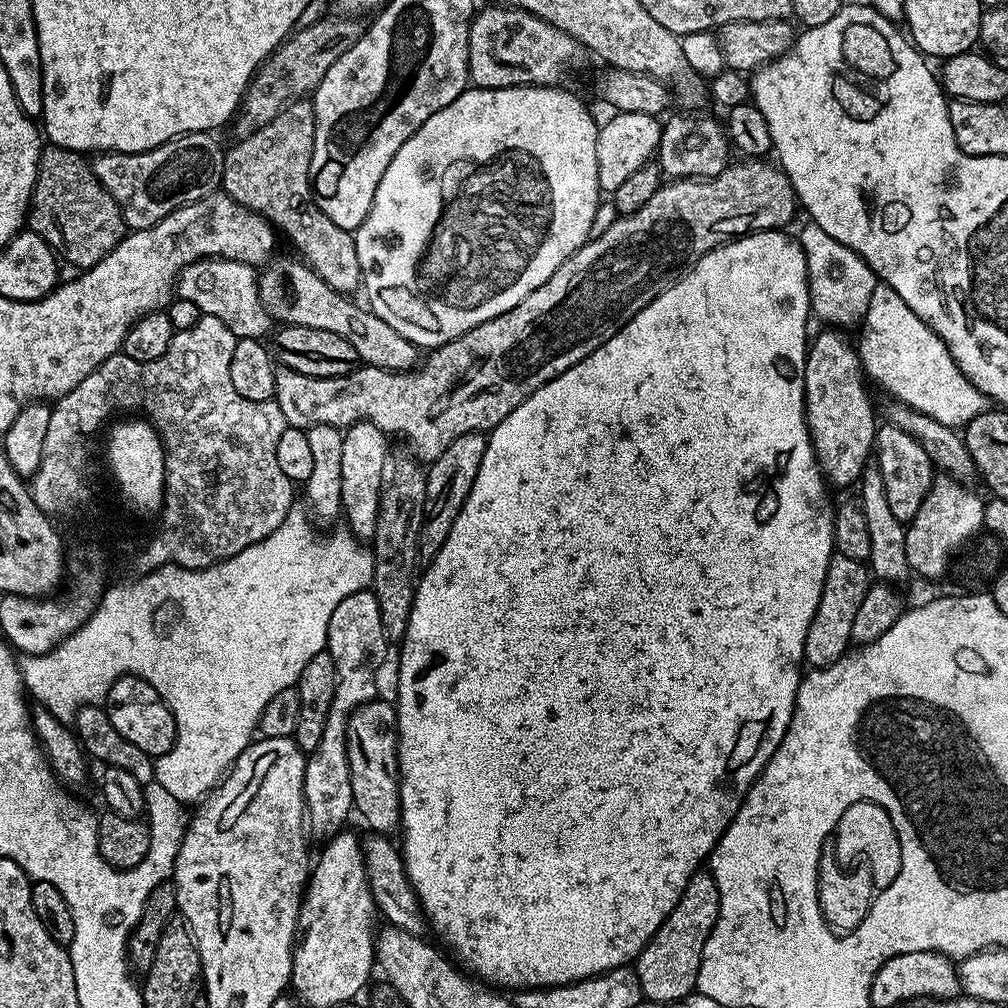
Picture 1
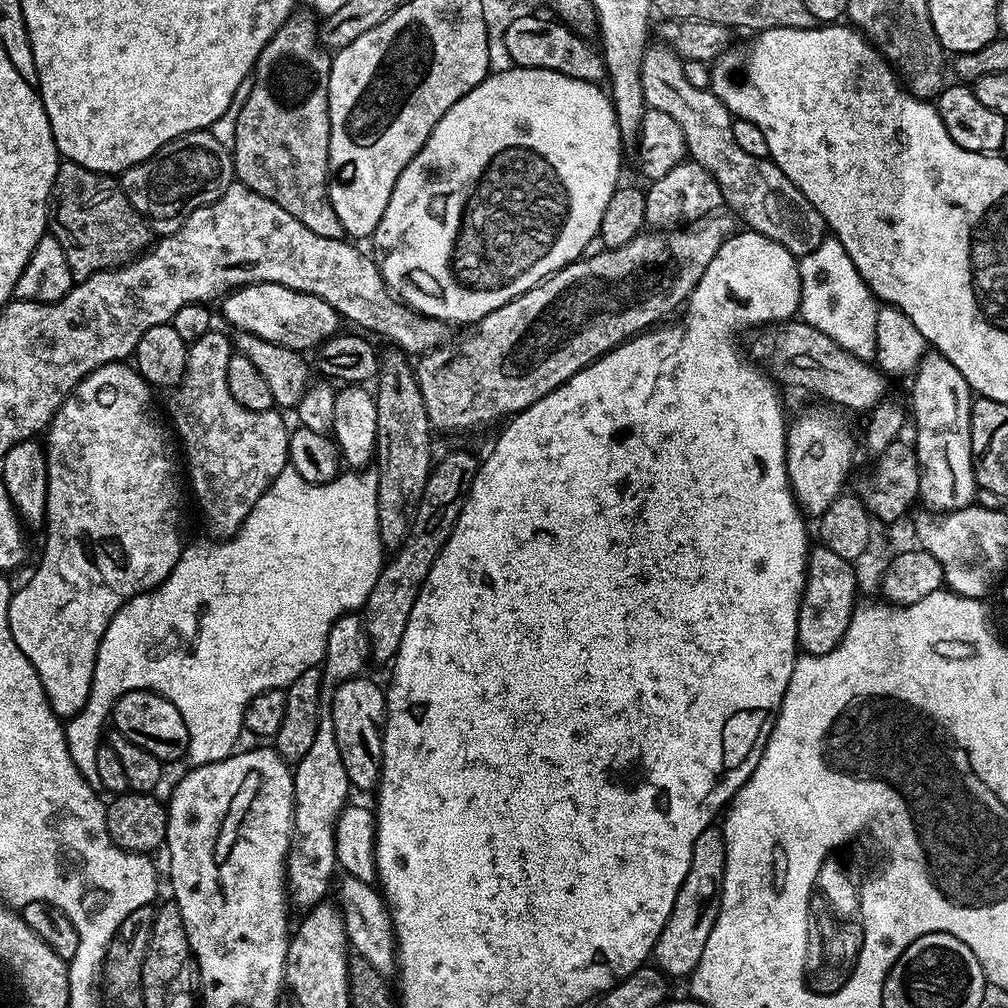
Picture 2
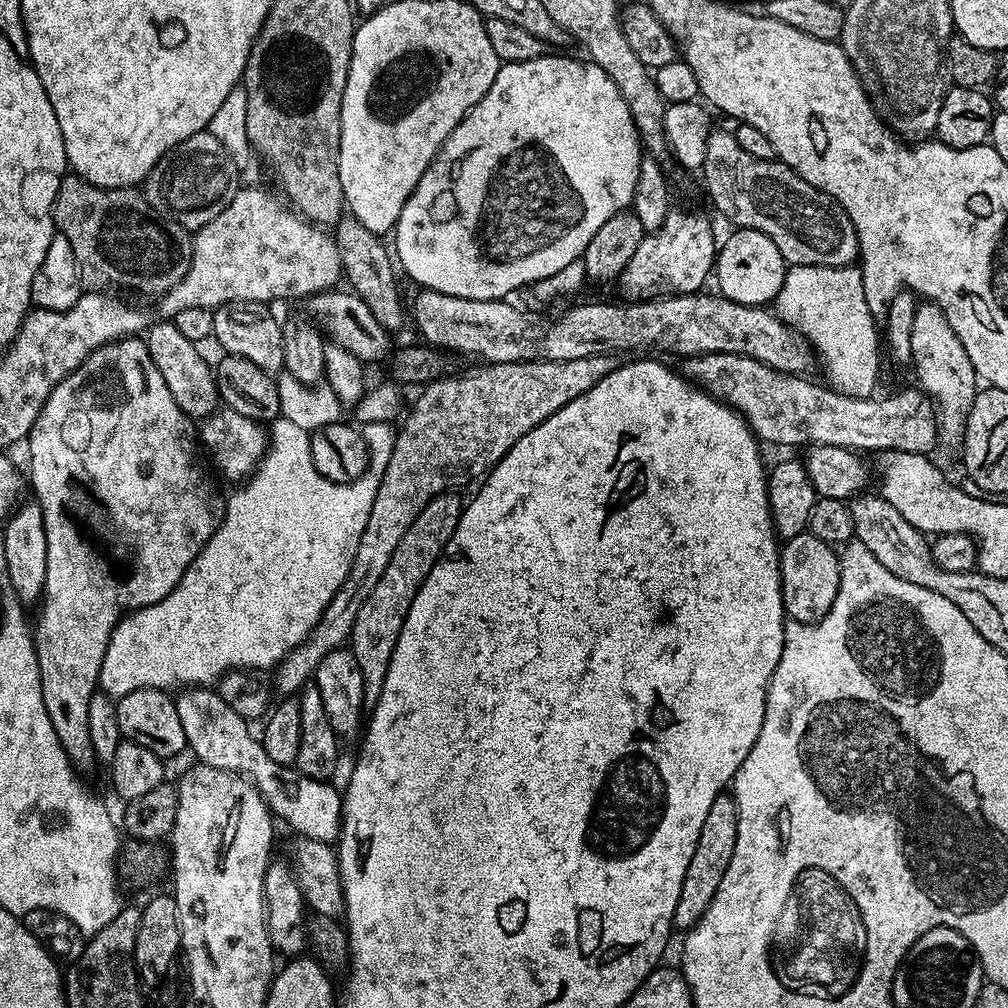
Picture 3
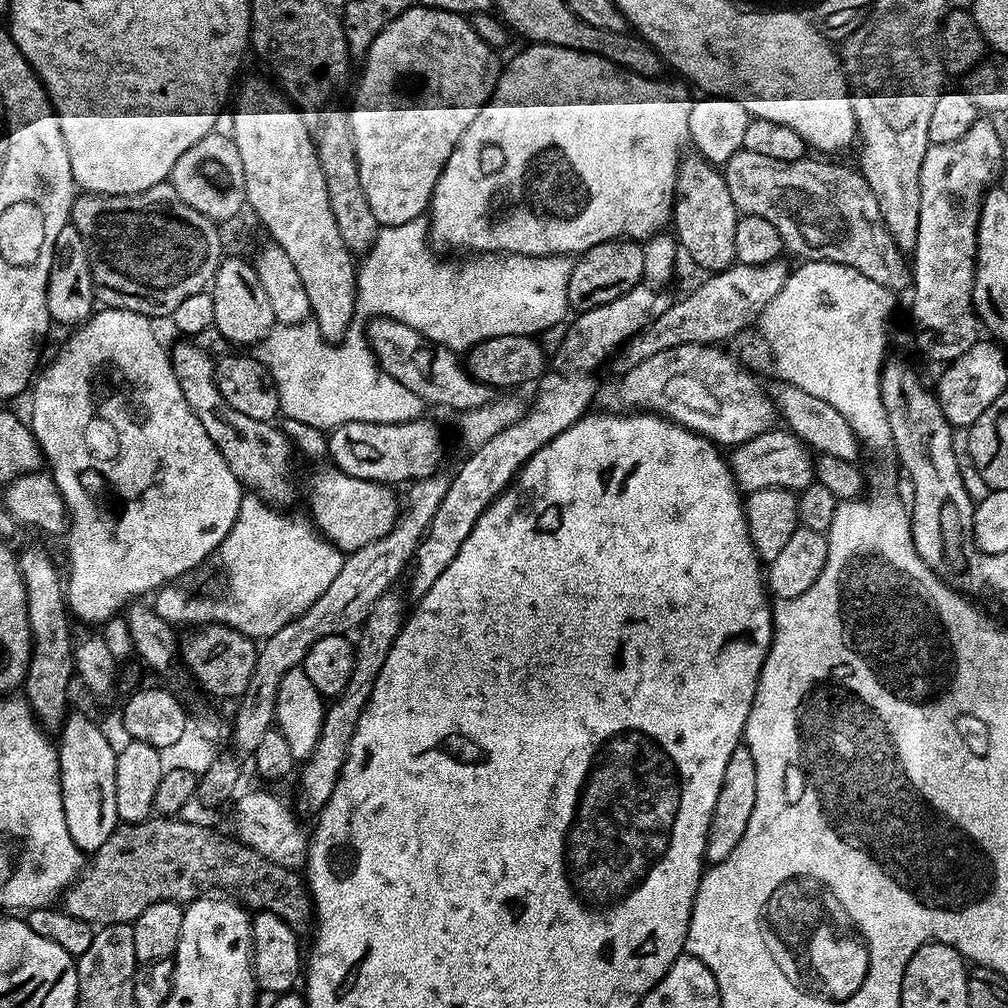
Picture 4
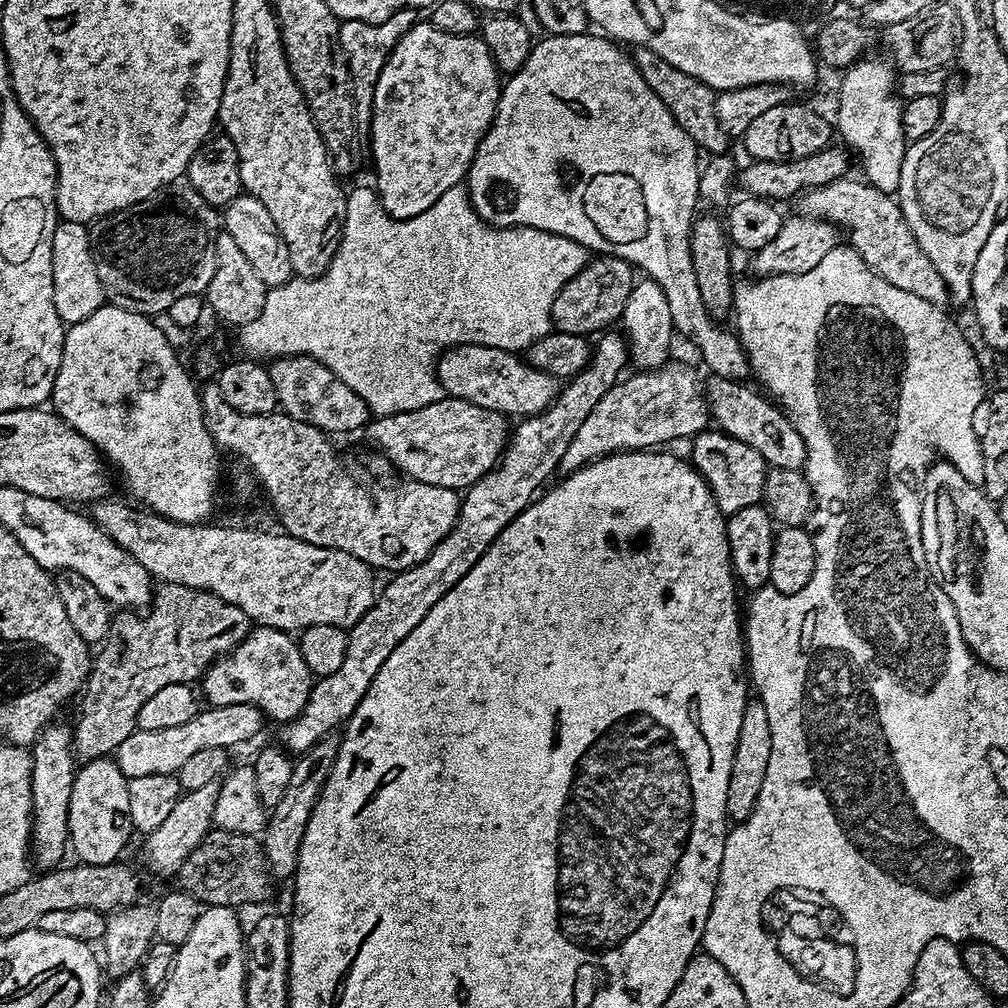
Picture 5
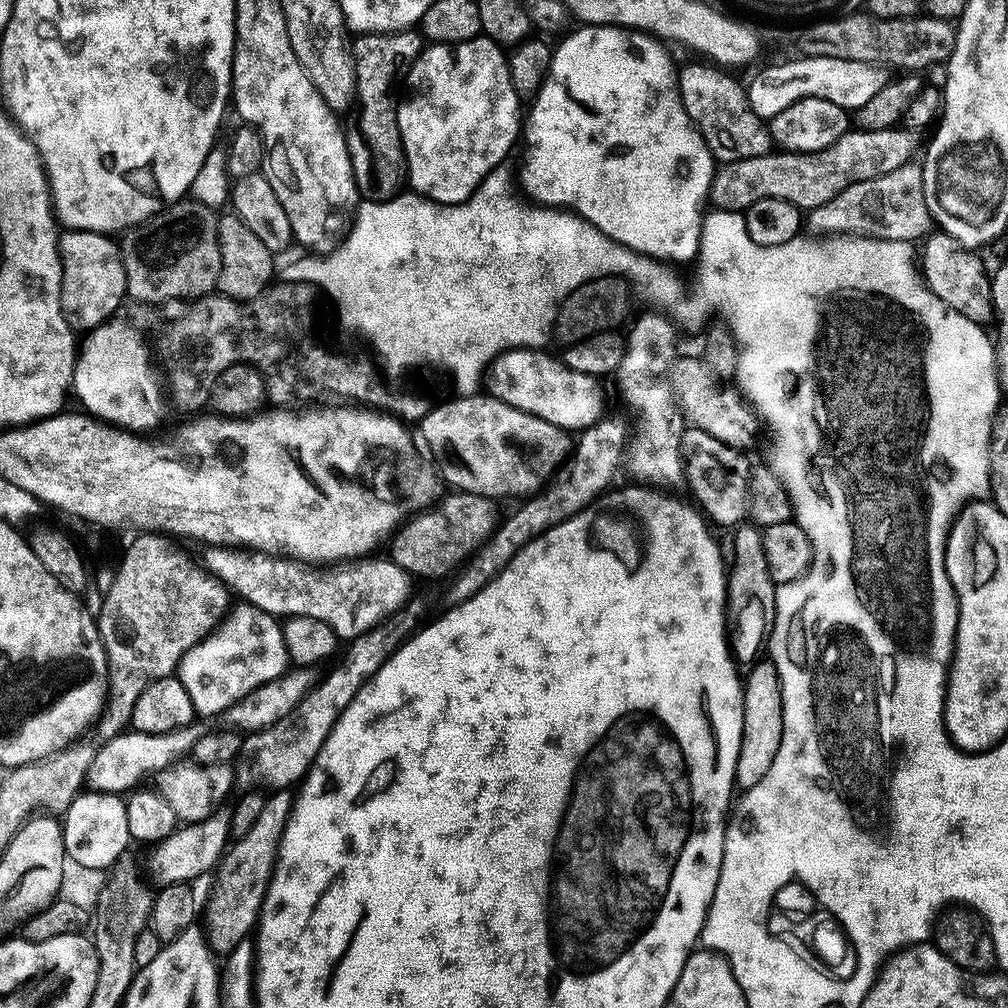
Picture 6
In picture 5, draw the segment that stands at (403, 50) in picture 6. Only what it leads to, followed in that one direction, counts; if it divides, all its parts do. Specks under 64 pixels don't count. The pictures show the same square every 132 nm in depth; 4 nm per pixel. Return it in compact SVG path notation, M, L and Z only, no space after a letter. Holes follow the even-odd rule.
M404 8L384 20L381 24L346 20L340 25L342 50L348 59L348 73L352 79L352 103L356 105L356 119L371 121L374 116L374 105L377 103L376 87L378 78L386 66L388 56L396 49L396 43L417 24L418 16L413 9Z

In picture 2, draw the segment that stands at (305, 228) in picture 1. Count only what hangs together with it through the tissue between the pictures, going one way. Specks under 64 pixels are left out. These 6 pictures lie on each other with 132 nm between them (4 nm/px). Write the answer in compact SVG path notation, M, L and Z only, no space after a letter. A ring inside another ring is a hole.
M300 10L288 17L256 60L256 67L250 77L248 97L239 105L236 129L232 132L230 148L234 165L234 176L250 190L278 202L286 214L294 214L302 226L322 234L322 238L345 239L346 233L334 206L328 197L328 155L330 154L330 70L332 56L329 49L320 42L318 24L307 11Z

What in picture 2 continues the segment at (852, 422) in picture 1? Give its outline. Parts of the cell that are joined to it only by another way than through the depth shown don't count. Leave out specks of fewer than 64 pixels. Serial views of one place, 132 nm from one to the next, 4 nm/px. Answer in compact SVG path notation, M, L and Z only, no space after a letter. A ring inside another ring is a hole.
M824 408L804 412L788 426L786 470L792 496L805 517L818 518L826 514L834 498L845 491L844 479L852 472L856 460L856 444L838 417Z

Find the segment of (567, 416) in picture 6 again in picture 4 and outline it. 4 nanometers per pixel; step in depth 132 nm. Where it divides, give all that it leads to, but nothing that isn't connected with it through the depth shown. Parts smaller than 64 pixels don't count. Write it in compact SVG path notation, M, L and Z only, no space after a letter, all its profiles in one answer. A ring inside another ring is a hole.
M376 318L366 331L366 339L375 353L380 367L414 394L424 400L425 405L441 404L444 408L454 408L455 413L469 412L478 406L486 406L494 398L494 388L485 384L466 367L453 349L426 338L418 330L397 320Z

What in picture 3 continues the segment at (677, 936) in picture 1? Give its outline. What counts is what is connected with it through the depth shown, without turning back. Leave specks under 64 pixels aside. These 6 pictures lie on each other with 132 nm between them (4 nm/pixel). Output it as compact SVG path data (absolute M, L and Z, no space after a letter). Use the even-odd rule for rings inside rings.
M721 794L714 798L710 811L706 813L706 822L702 822L702 834L698 834L694 858L690 858L690 866L686 866L686 878L682 878L682 890L678 894L678 906L674 906L672 919L677 929L693 928L702 914L706 914L710 902L714 902L714 894L726 874L726 866L730 866L730 858L734 858L734 842L738 842L736 801L731 795Z

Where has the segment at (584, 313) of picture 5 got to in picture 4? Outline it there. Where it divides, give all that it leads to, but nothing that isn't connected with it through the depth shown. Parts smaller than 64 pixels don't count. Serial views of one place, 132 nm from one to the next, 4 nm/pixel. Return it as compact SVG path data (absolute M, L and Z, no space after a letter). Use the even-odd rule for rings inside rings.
M627 238L607 240L588 248L573 263L568 287L568 307L577 313L589 312L606 302L614 302L644 280L643 243Z

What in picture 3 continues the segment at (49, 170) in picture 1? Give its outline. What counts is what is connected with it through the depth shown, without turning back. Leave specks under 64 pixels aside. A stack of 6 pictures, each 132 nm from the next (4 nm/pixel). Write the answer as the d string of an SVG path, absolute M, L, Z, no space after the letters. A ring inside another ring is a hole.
M75 174L65 175L56 192L56 202L52 205L52 219L55 231L64 236L74 249L80 286L84 292L106 292L124 298L159 298L184 277L192 264L192 236L189 229L151 208L136 188L103 188Z

